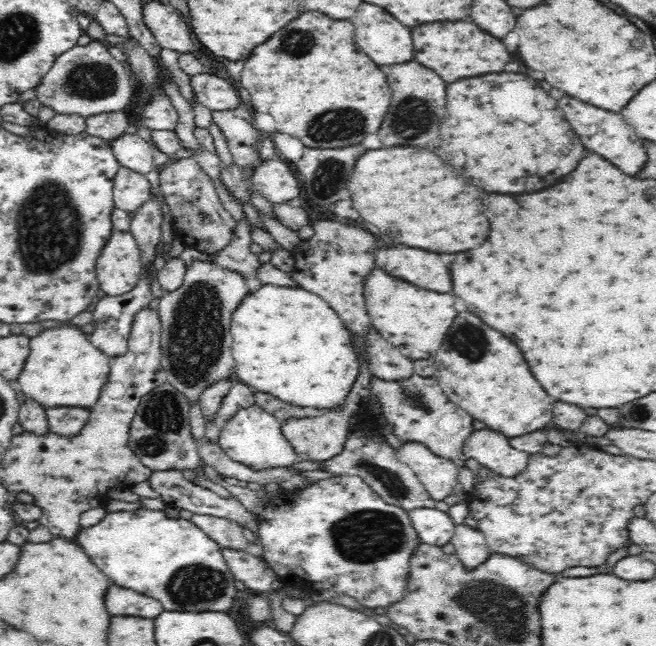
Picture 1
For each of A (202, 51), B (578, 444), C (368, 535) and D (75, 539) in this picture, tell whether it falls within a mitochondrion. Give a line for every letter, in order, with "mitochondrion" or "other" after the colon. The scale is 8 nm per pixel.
A: other
B: other
C: mitochondrion
D: other

